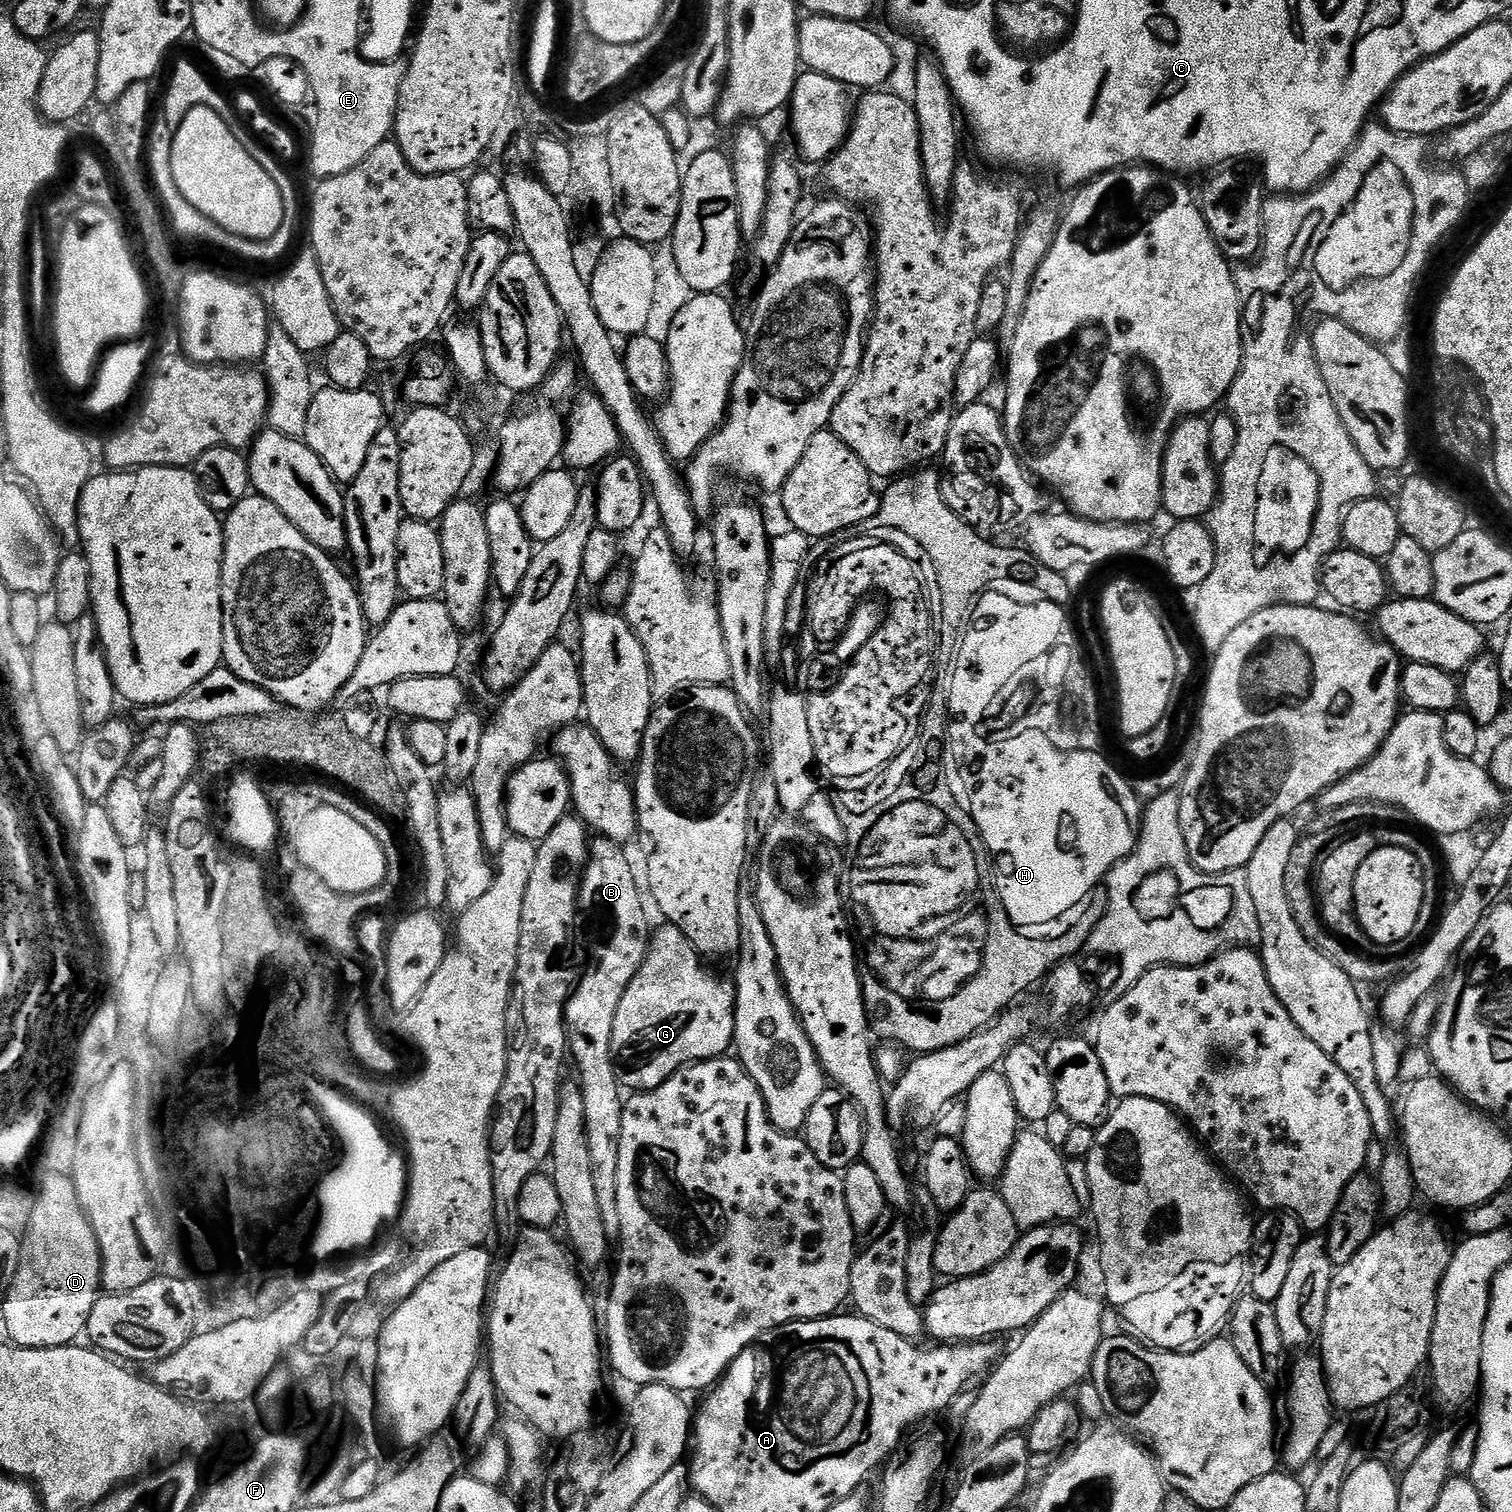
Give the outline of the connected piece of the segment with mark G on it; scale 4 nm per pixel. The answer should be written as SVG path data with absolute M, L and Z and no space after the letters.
M665 923L651 933L648 953L634 974L634 982L626 986L618 1014L614 1014L614 1030L610 1038L612 1060L616 1064L616 1077L621 1085L633 1093L649 1092L666 1078L670 1078L687 1064L700 1064L725 1055L734 1044L734 1018L736 1017L736 985L731 979L715 976L704 964L699 952L673 924Z

